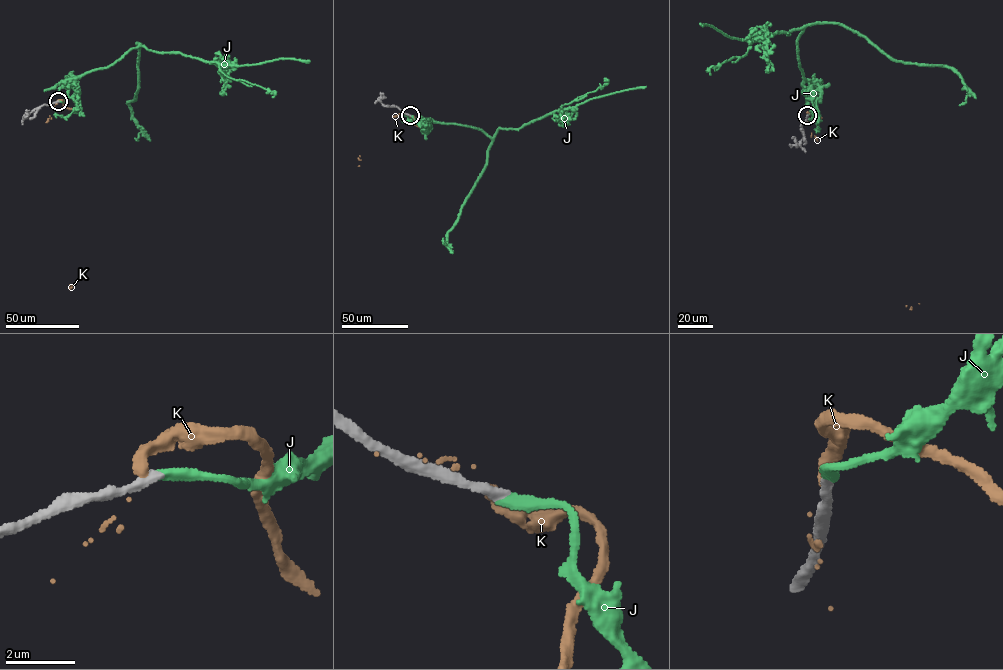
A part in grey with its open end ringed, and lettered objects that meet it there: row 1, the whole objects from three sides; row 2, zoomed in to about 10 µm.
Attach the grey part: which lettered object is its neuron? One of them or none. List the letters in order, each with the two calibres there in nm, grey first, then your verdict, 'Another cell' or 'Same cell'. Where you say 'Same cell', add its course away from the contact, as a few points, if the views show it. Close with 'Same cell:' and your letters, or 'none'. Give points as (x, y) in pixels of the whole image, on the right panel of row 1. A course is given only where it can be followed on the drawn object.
J: Thickness 280 nm (grey) against 320 nm. Same cell. Its course: (807, 115), (815, 106), (813, 93), (803, 85), (797, 59), (797, 41), (802, 28), (750, 40), (700, 24)
K: Thickness 300 nm (grey) against 340 nm. Another cell
Same cell: J

